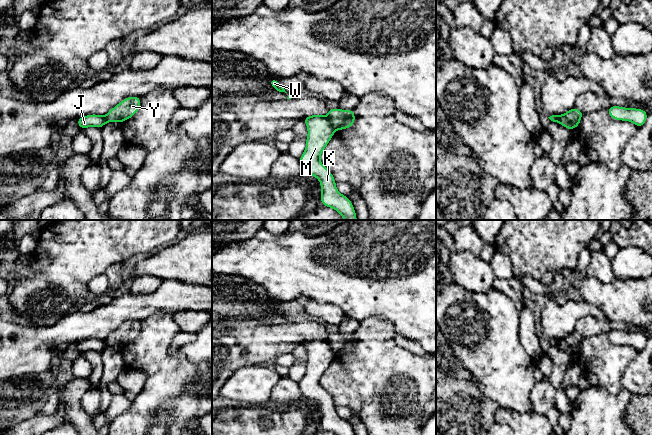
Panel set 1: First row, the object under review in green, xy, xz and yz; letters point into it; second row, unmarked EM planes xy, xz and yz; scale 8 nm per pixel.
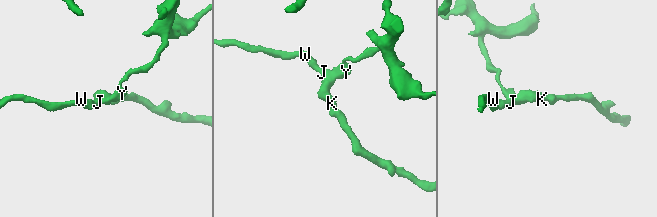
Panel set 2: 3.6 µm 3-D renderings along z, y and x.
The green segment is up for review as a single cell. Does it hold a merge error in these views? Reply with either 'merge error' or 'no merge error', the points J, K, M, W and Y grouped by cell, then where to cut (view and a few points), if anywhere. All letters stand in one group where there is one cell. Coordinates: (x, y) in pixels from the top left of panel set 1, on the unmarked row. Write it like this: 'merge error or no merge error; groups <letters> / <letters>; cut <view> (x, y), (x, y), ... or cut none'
merge error; groups J K M W / Y; cut xz (327, 340), (335, 354)

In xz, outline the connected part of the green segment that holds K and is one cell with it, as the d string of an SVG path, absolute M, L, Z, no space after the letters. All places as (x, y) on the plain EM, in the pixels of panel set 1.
M310 339L303 344L308 353L306 372L299 382L304 397L316 401L321 408L321 428L336 435L355 435L352 425L336 412L333 398L321 387L320 379L335 354L328 340Z

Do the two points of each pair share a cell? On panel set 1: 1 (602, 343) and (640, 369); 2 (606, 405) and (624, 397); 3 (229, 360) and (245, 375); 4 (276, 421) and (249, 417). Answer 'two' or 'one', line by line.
1: two
2: one
3: two
4: one

